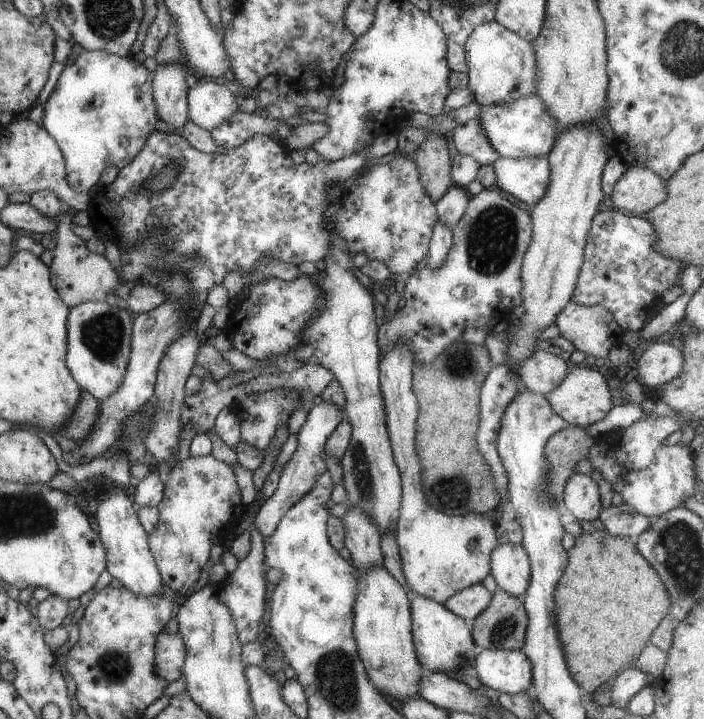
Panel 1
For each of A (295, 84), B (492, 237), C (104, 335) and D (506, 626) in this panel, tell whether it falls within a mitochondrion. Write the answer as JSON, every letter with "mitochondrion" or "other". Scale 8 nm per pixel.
{"A":"other","B":"mitochondrion","C":"mitochondrion","D":"mitochondrion"}

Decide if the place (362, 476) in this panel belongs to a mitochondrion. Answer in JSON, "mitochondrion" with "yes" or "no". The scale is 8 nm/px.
{"mitochondrion":"yes"}

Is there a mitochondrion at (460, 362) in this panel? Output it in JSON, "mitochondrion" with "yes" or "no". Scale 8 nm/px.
{"mitochondrion":"yes"}

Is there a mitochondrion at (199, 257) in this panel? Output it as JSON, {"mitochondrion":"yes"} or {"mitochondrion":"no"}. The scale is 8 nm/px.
{"mitochondrion":"yes"}

